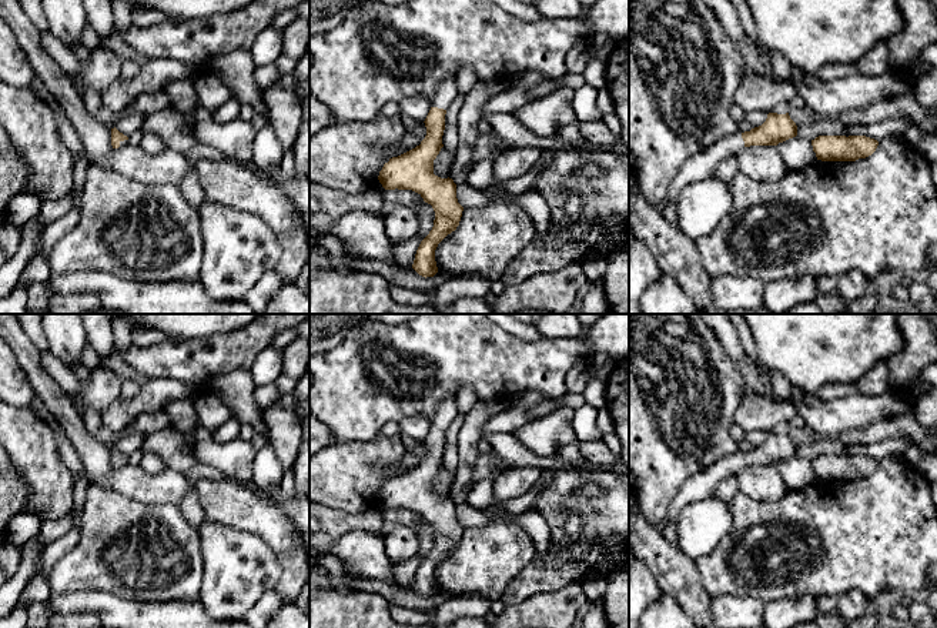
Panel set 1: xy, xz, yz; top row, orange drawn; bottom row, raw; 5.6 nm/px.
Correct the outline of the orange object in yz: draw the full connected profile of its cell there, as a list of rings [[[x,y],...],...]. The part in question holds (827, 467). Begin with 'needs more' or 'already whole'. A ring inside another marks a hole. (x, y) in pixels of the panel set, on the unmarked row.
already whole; [[[819,455],[811,465],[817,480],[856,481],[871,475],[879,461],[866,455]]]

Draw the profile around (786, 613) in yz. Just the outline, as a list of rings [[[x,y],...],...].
[[[814,597],[782,598],[764,605],[763,625],[764,628],[793,628],[814,621],[819,612]]]

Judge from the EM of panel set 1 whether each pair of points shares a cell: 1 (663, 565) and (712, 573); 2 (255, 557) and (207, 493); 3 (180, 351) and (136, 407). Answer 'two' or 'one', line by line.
1: two
2: two
3: two

